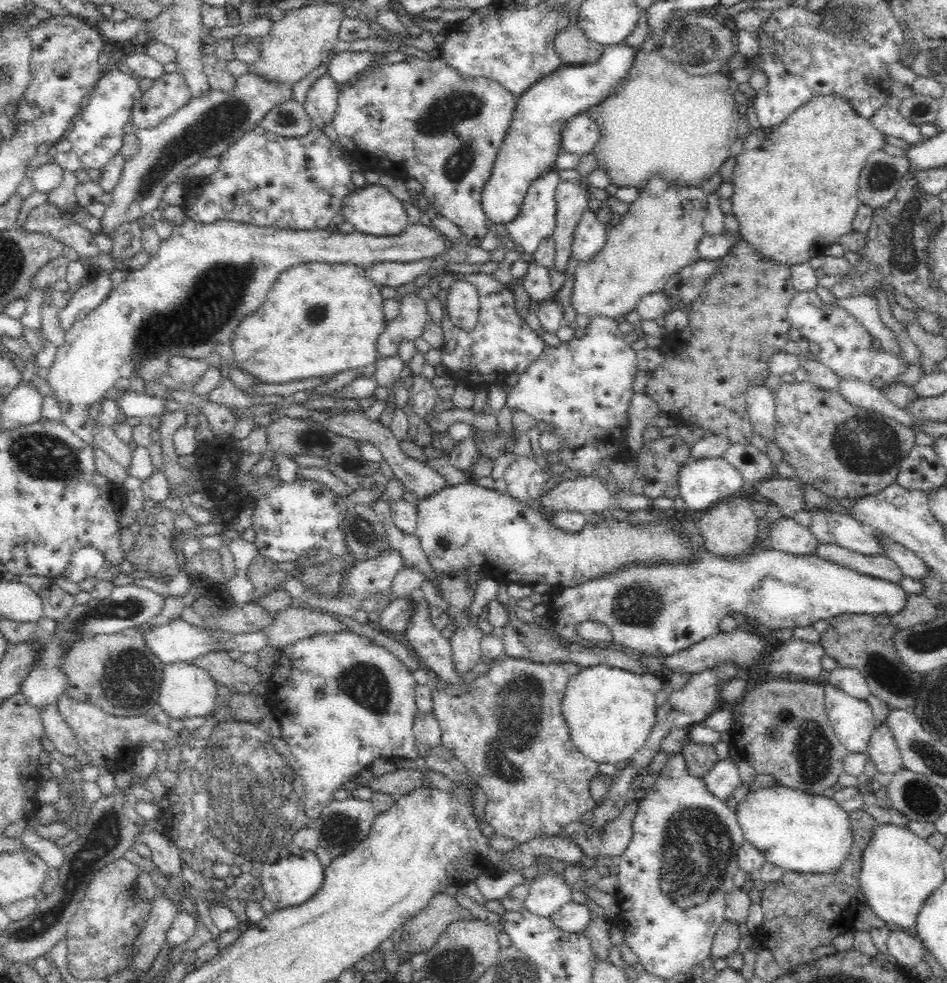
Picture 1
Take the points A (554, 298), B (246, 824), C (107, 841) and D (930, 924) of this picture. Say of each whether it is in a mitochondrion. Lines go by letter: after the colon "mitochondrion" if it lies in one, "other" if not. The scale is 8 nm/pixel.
A: other
B: mitochondrion
C: mitochondrion
D: other

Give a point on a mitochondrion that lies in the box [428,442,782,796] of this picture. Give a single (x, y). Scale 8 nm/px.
(520, 704)

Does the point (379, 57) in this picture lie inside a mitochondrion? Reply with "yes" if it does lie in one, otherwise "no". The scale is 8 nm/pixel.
no

